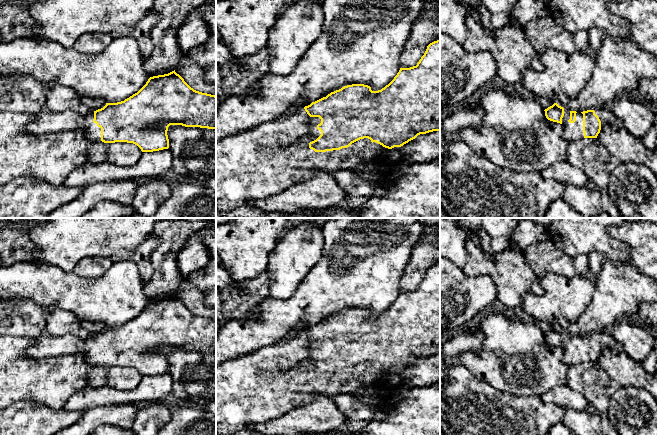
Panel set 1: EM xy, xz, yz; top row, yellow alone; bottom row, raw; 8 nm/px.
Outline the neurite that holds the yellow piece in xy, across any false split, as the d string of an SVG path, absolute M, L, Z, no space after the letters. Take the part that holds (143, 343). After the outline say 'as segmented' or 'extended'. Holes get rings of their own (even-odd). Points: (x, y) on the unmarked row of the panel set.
M174 294L150 301L137 317L124 325L106 327L103 332L89 335L86 339L72 334L57 337L46 330L34 339L35 342L25 352L28 358L42 359L80 353L92 366L127 366L137 369L142 376L153 376L169 372L167 355L170 349L216 354L216 320L194 314Z; extended

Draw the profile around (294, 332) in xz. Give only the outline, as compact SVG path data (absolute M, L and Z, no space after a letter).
M295 328L291 330L288 334L286 334L283 338L277 340L276 343L286 343L293 339L297 334L302 332L302 328Z

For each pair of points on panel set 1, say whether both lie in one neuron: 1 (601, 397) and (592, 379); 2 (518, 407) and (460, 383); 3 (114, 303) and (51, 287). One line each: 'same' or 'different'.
1: same
2: same
3: same

